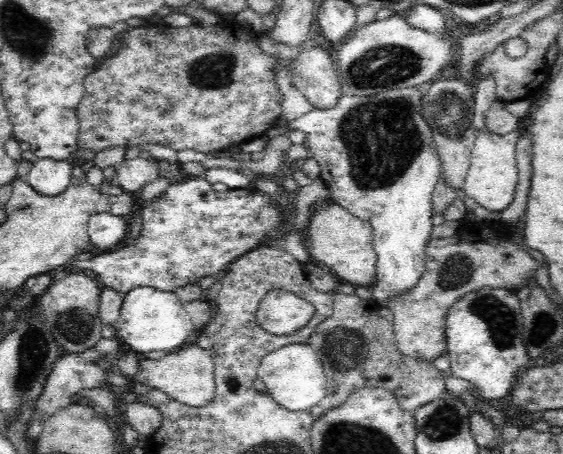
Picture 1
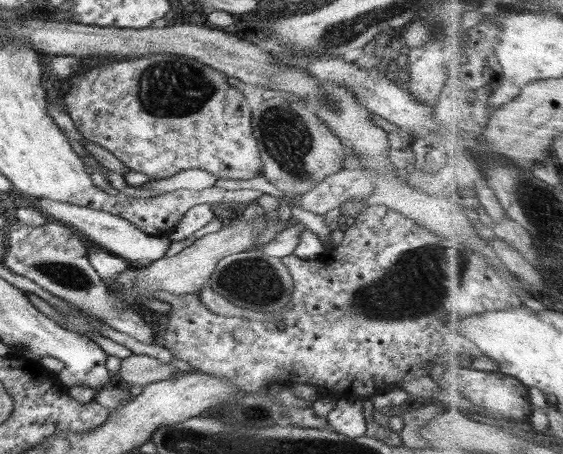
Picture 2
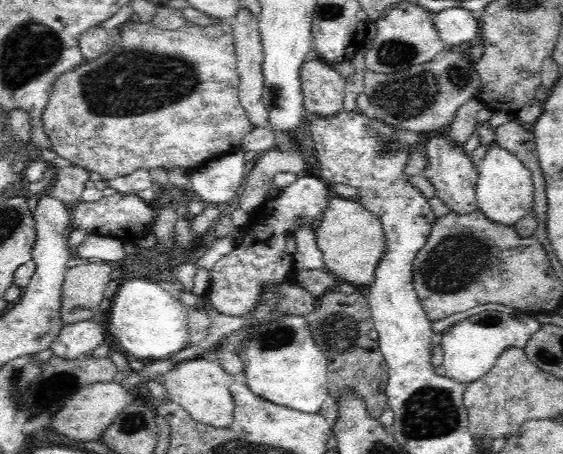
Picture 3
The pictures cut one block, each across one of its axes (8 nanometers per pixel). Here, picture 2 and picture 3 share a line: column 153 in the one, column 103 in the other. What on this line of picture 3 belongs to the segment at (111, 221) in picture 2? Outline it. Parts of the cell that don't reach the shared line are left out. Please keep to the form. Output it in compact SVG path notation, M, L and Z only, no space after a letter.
M88 234L76 250L80 258L101 258L103 261L116 262L128 258L124 244L124 241L108 235Z

